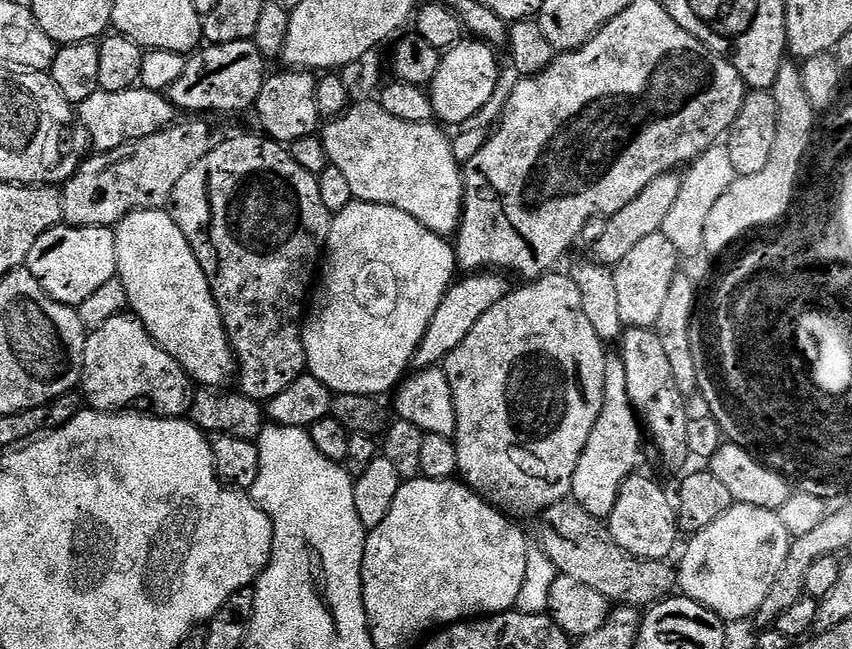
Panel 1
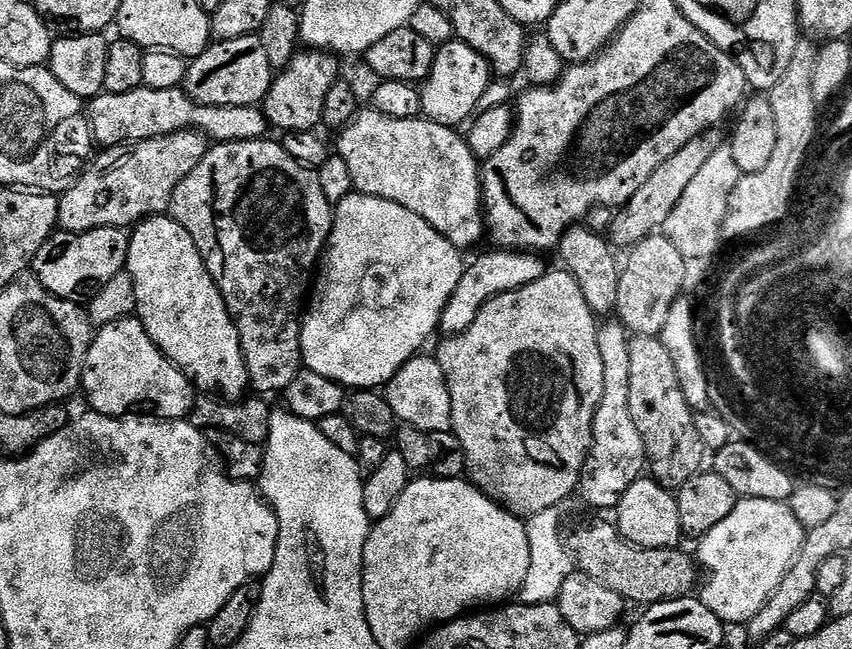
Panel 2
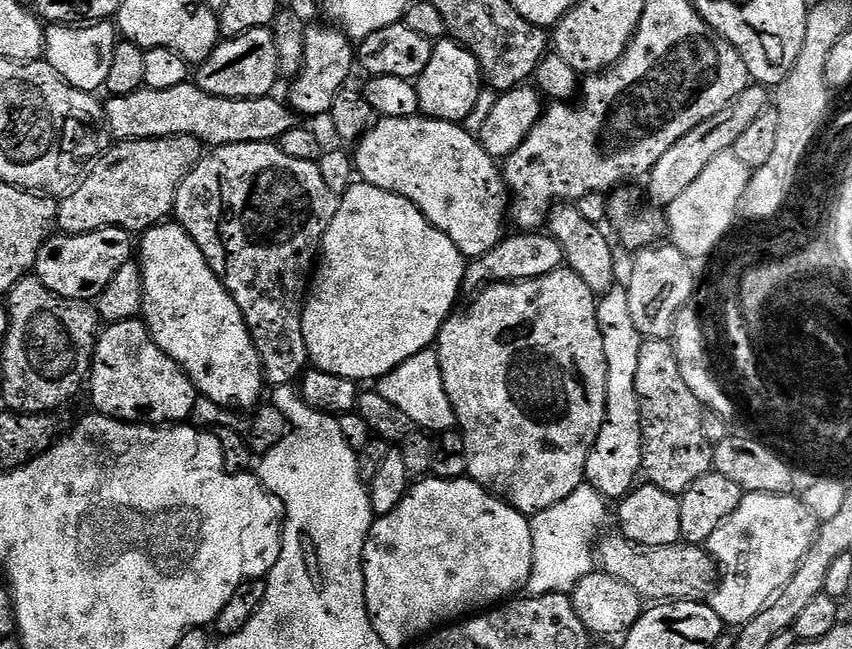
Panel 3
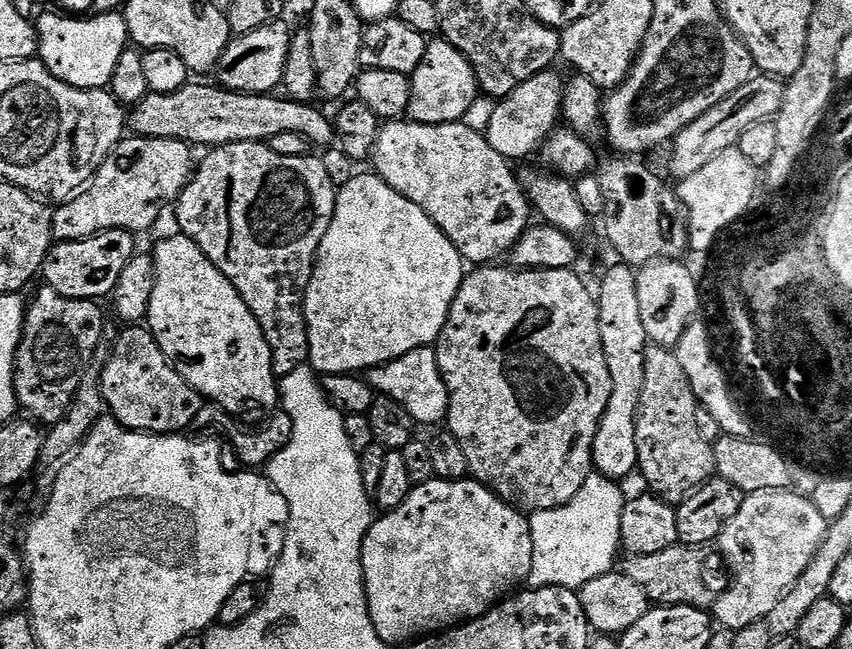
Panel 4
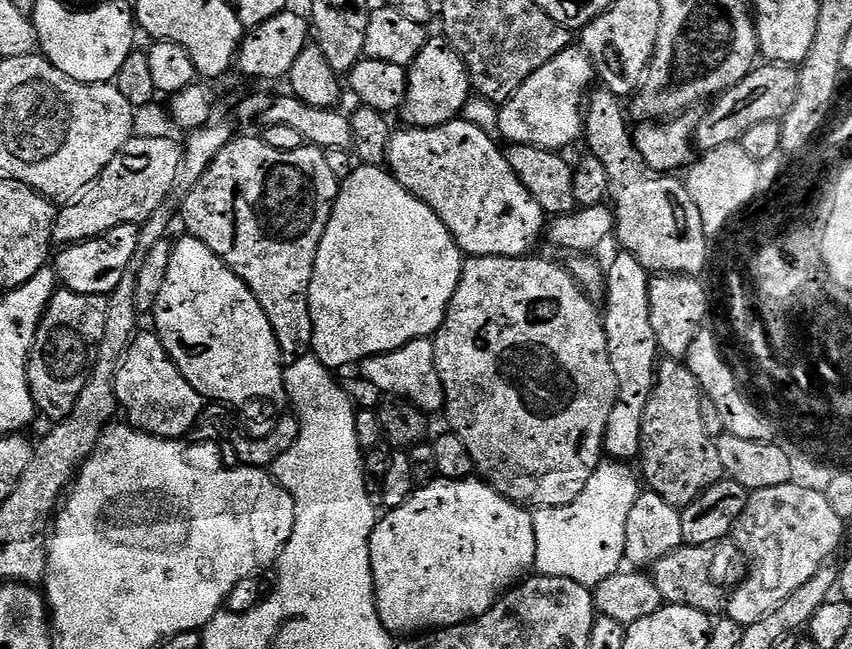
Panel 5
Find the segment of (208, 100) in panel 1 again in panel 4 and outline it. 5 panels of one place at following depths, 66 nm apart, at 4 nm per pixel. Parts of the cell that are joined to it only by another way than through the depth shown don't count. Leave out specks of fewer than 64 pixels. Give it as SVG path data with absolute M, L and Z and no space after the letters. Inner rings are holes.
M278 19L272 24L258 26L258 30L250 30L250 34L233 38L214 69L219 87L232 92L275 93L284 83L286 60L294 35L293 29L288 29L284 23L283 19Z

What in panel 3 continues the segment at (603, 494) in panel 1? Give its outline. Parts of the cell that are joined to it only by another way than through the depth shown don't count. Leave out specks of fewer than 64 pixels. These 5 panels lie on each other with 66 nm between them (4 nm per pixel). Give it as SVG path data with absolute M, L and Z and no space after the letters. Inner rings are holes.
M614 286L599 297L596 305L598 314L598 330L602 330L602 351L606 354L606 418L602 422L602 430L596 439L590 458L586 458L584 471L587 483L600 489L609 501L619 502L637 487L638 479L644 466L644 439L642 438L642 414L638 402L638 354L642 350L645 337L640 335L638 326L634 326L634 318L630 315L630 298L627 287Z

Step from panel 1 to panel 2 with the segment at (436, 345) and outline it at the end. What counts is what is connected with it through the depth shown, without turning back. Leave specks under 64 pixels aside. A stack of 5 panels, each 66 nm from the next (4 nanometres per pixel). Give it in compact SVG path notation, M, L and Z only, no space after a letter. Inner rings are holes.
M491 250L484 252L476 261L465 267L458 286L454 286L454 294L450 294L450 302L446 302L446 310L442 310L439 331L445 337L457 336L465 332L478 318L478 310L486 306L496 296L506 294L510 290L518 290L522 286L530 286L530 282L538 282L546 271L539 255L523 250Z

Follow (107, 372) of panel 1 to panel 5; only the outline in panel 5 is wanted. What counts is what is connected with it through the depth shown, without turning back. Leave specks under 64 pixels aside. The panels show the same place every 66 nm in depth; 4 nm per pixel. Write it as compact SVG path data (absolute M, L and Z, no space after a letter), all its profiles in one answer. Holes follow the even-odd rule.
M137 331L128 352L116 371L116 402L123 419L137 432L147 432L162 440L187 437L197 427L200 411L206 407L204 397L186 382L155 331Z

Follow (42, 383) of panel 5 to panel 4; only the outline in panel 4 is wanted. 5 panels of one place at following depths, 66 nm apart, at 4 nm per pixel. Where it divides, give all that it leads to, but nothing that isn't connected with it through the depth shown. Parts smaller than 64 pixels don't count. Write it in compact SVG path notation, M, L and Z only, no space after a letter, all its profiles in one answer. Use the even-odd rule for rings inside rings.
M47 286L41 289L27 305L24 339L16 351L16 399L29 417L51 426L66 415L86 370L96 359L96 348L105 339L104 312L95 300L66 298Z

